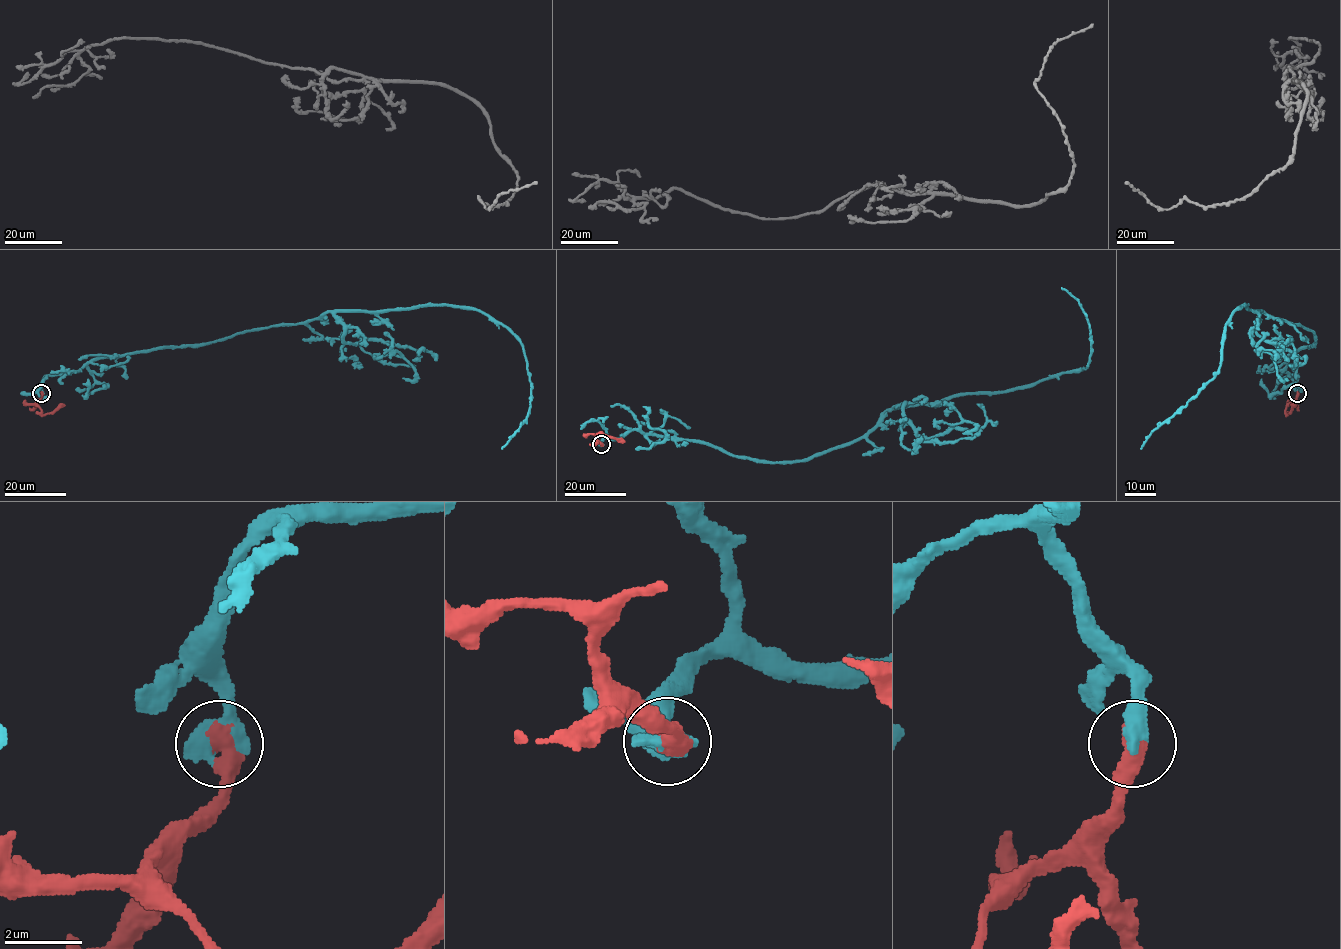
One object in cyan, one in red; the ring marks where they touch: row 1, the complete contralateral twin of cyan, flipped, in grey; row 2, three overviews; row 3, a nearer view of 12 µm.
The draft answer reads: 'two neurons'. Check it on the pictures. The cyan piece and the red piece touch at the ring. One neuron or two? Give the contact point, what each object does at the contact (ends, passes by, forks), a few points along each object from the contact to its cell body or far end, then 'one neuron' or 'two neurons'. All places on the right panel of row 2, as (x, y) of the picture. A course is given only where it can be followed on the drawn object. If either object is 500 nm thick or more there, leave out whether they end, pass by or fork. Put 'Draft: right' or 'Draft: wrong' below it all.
at (1297, 393); cyan runs (1298, 393), (1283, 371), (1315, 334), (1244, 305), (1226, 323), (1219, 371), (1140, 448); red runs (1297, 393), (1286, 407), (1285, 413), (1287, 414), (1294, 405); one neuron
Draft: wrong

